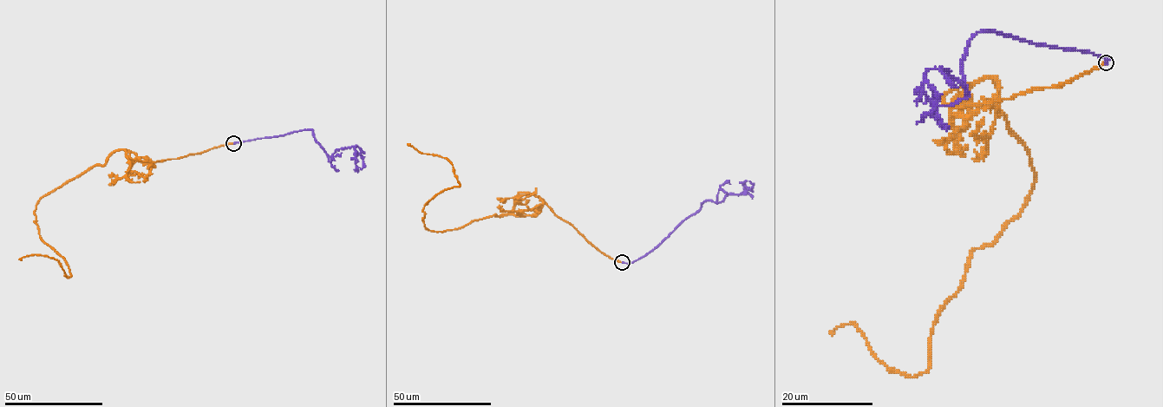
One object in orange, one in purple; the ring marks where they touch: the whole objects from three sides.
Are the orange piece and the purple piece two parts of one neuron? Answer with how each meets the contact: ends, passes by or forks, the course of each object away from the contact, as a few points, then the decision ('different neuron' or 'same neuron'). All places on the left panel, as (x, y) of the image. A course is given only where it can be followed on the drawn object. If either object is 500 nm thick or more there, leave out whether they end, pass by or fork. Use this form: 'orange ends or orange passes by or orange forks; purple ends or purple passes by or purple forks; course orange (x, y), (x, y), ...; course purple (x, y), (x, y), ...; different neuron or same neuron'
orange ends; purple ends; course orange (233, 143), (153, 161), (114, 151), (36, 205), (40, 238), (71, 276), (47, 256), (19, 259); course purple (233, 143), (311, 129), (315, 141), (329, 156), (336, 150), (356, 146), (355, 149), (365, 166), (361, 169); different neuron

